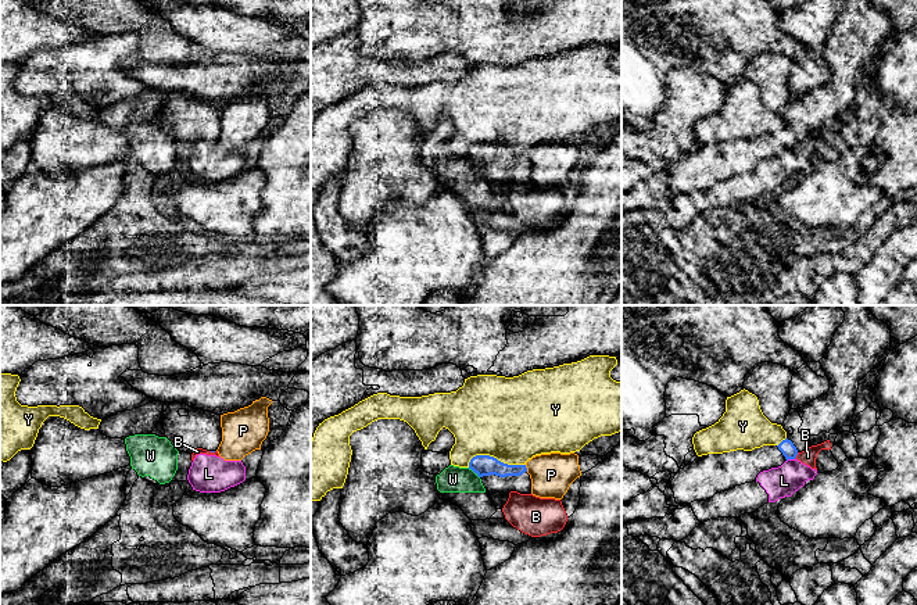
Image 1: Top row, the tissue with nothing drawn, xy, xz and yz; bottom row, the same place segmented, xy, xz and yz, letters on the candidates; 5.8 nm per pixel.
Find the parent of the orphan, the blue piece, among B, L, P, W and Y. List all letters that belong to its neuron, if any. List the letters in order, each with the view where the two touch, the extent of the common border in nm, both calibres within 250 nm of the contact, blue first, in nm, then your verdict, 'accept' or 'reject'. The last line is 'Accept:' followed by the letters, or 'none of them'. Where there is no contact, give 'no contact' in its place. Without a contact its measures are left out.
B: yz | 50 nm | 90/90 nm | reject
L: yz | 50 nm | 90/180 nm | reject
P: xz | 40 nm | 130/240 nm | reject
W: xz | 90 nm | 130/160 nm | reject
Y: xz | 340 nm | 130/480 nm | reject
Accept: none of them

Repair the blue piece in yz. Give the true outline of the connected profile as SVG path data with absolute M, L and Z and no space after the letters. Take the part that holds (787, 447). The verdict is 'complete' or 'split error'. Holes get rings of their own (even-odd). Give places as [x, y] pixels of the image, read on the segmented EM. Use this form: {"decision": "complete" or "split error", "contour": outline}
{"decision": "split error", "contour": "M870 305L839 307L845 321L820 359L830 390L807 405L789 411L781 425L787 438L778 445L708 454L685 465L671 480L677 504L706 501L717 493L752 483L760 472L795 459L807 447L827 441L842 426L850 426L859 380L878 368L891 352L891 329L871 314Z"}

